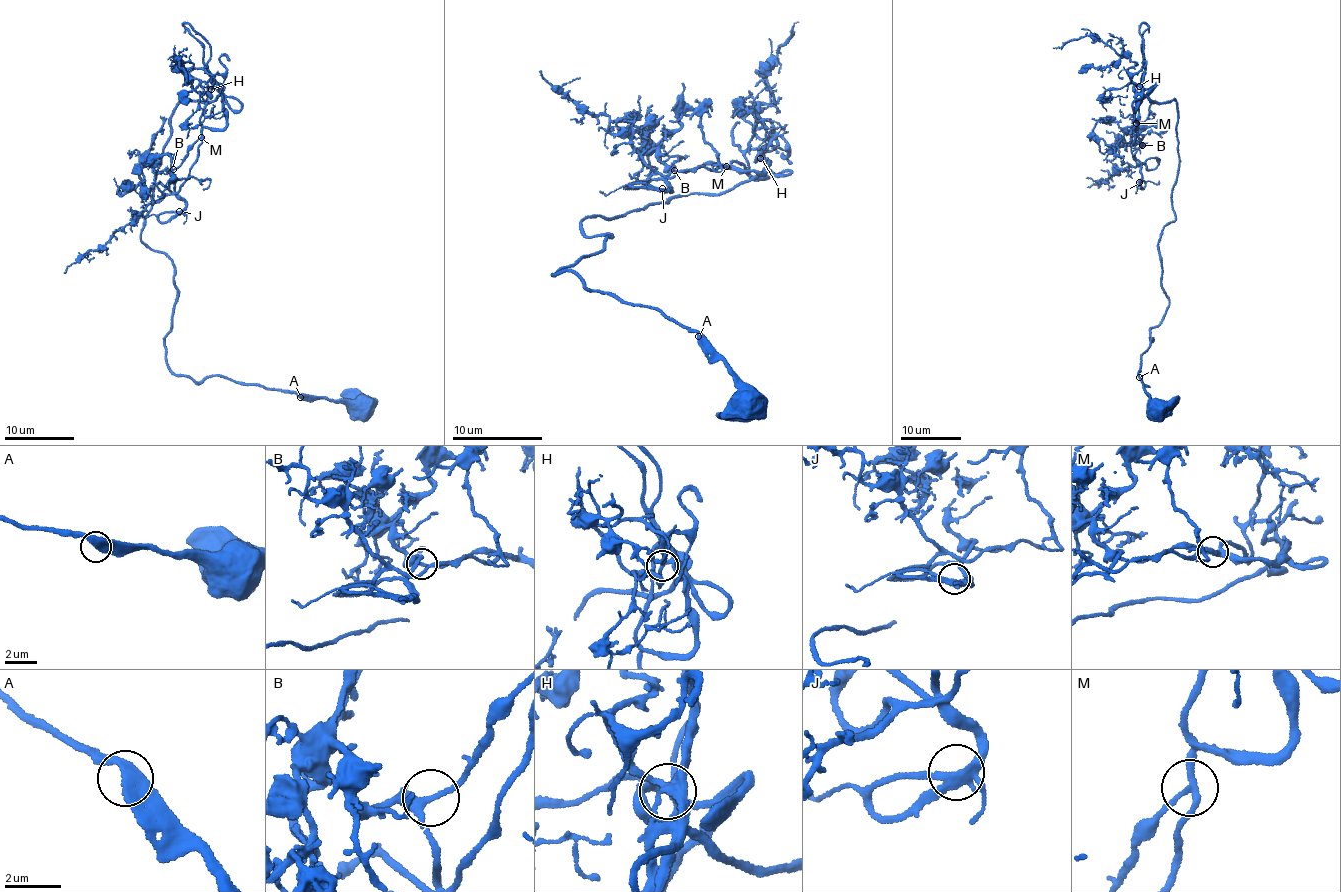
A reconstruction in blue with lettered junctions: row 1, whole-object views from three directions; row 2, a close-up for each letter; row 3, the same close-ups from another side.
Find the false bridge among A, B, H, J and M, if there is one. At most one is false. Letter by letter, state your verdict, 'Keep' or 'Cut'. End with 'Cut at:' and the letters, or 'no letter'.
A: Keep
B: Keep
H: Keep
J: Keep
M: Keep
Cut at: no letter

